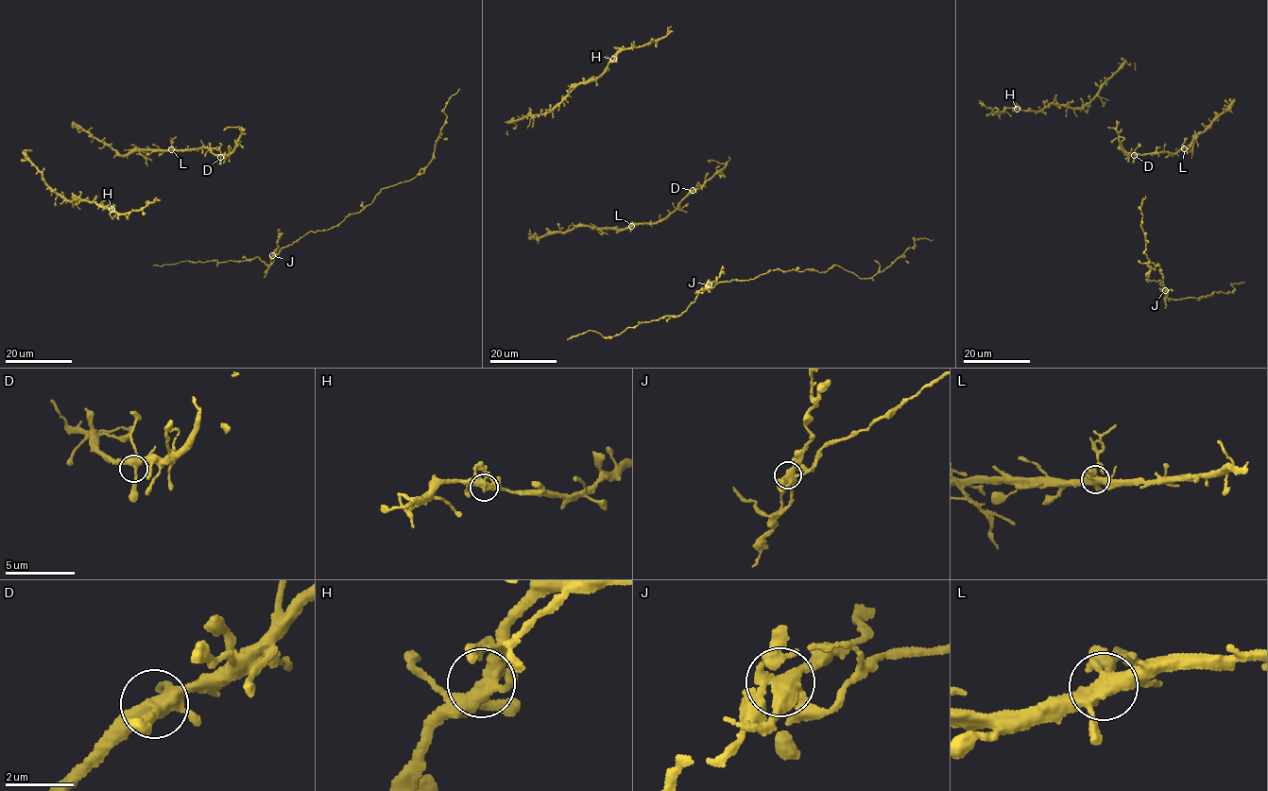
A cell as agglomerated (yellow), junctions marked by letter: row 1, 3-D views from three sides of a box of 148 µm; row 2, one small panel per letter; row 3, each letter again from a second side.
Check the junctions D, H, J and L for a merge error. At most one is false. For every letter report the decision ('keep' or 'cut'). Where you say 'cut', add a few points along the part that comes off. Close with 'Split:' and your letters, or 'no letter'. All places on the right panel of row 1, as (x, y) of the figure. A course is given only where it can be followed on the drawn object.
D: keep
H: keep
J: cut; foreign part runs (1164, 289), (1163, 275), (1157, 263)
L: keep
Split: J

